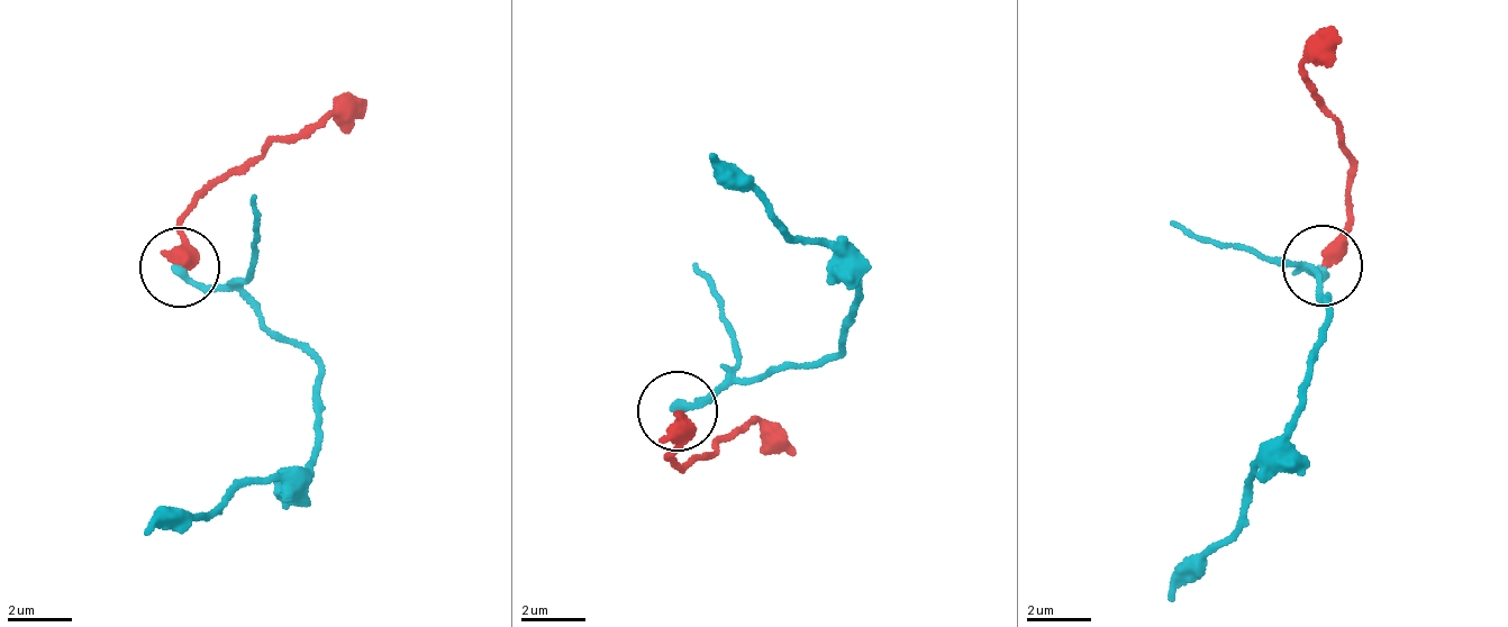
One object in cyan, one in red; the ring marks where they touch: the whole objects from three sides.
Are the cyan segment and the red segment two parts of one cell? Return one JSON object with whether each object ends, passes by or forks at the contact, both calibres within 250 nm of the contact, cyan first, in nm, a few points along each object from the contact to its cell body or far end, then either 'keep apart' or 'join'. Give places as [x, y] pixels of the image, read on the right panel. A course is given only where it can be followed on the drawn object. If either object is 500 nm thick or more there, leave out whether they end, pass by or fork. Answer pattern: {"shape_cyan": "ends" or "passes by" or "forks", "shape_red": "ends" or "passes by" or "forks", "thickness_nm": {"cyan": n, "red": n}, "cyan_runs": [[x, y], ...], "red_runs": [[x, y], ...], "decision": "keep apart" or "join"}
{"shape_cyan": "ends", "shape_red": "ends", "thickness_nm": {"cyan": 240, "red": 480}, "cyan_runs": [[1320, 264], [1315, 271], [1325, 308], [1307, 406], [1252, 474], [1239, 525], [1166, 602]], "red_runs": [[1320, 264], [1347, 224], [1353, 174], [1307, 72], [1333, 23]], "decision": "join"}

